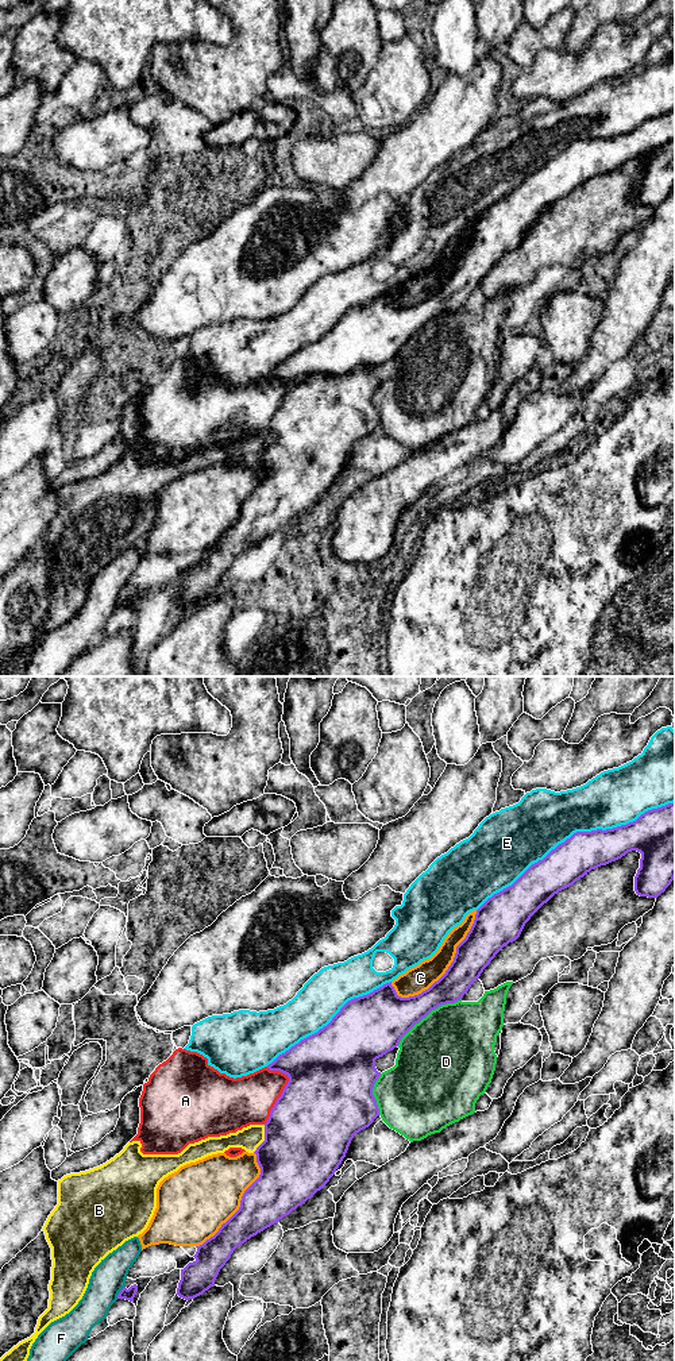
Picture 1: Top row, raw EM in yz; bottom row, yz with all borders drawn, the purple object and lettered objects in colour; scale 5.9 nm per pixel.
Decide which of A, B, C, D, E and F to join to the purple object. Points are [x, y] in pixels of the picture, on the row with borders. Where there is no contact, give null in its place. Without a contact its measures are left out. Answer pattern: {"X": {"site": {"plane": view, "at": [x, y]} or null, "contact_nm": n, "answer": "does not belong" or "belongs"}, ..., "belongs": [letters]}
{"A": {"site": {"plane": "yz", "at": [282, 1091]}, "contact_nm": 340, "answer": "does not belong"}, "B": {"site": {"plane": "yz", "at": [265, 1138]}, "contact_nm": 180, "answer": "does not belong"}, "C": {"site": {"plane": "yz", "at": [451, 964]}, "contact_nm": 700, "answer": "does not belong"}, "D": {"site": {"plane": "yz", "at": [427, 1014]}, "contact_nm": 480, "answer": "does not belong"}, "E": {"site": {"plane": "yz", "at": [577, 832]}, "contact_nm": 1350, "answer": "does not belong"}, "F": {"site": {"plane": "yz", "at": [119, 1292]}, "contact_nm": 90, "answer": "does not belong"}, "belongs": []}

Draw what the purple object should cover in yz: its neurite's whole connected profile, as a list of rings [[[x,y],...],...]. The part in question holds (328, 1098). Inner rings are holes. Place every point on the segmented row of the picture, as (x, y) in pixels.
[[[675,802],[648,810],[626,825],[574,833],[477,910],[470,932],[456,946],[454,961],[428,990],[401,998],[390,982],[367,995],[354,998],[327,1026],[269,1064],[270,1071],[285,1073],[289,1082],[265,1123],[265,1141],[254,1152],[261,1175],[244,1191],[239,1210],[213,1237],[196,1246],[196,1260],[181,1269],[176,1295],[185,1300],[202,1295],[215,1285],[220,1269],[238,1246],[278,1223],[325,1187],[346,1157],[354,1136],[379,1115],[373,1095],[374,1084],[381,1076],[375,1068],[377,1059],[397,1048],[401,1038],[432,1010],[460,1000],[495,955],[520,937],[531,917],[555,894],[572,886],[591,870],[632,851],[641,853],[634,876],[636,894],[657,898],[675,879]]]

